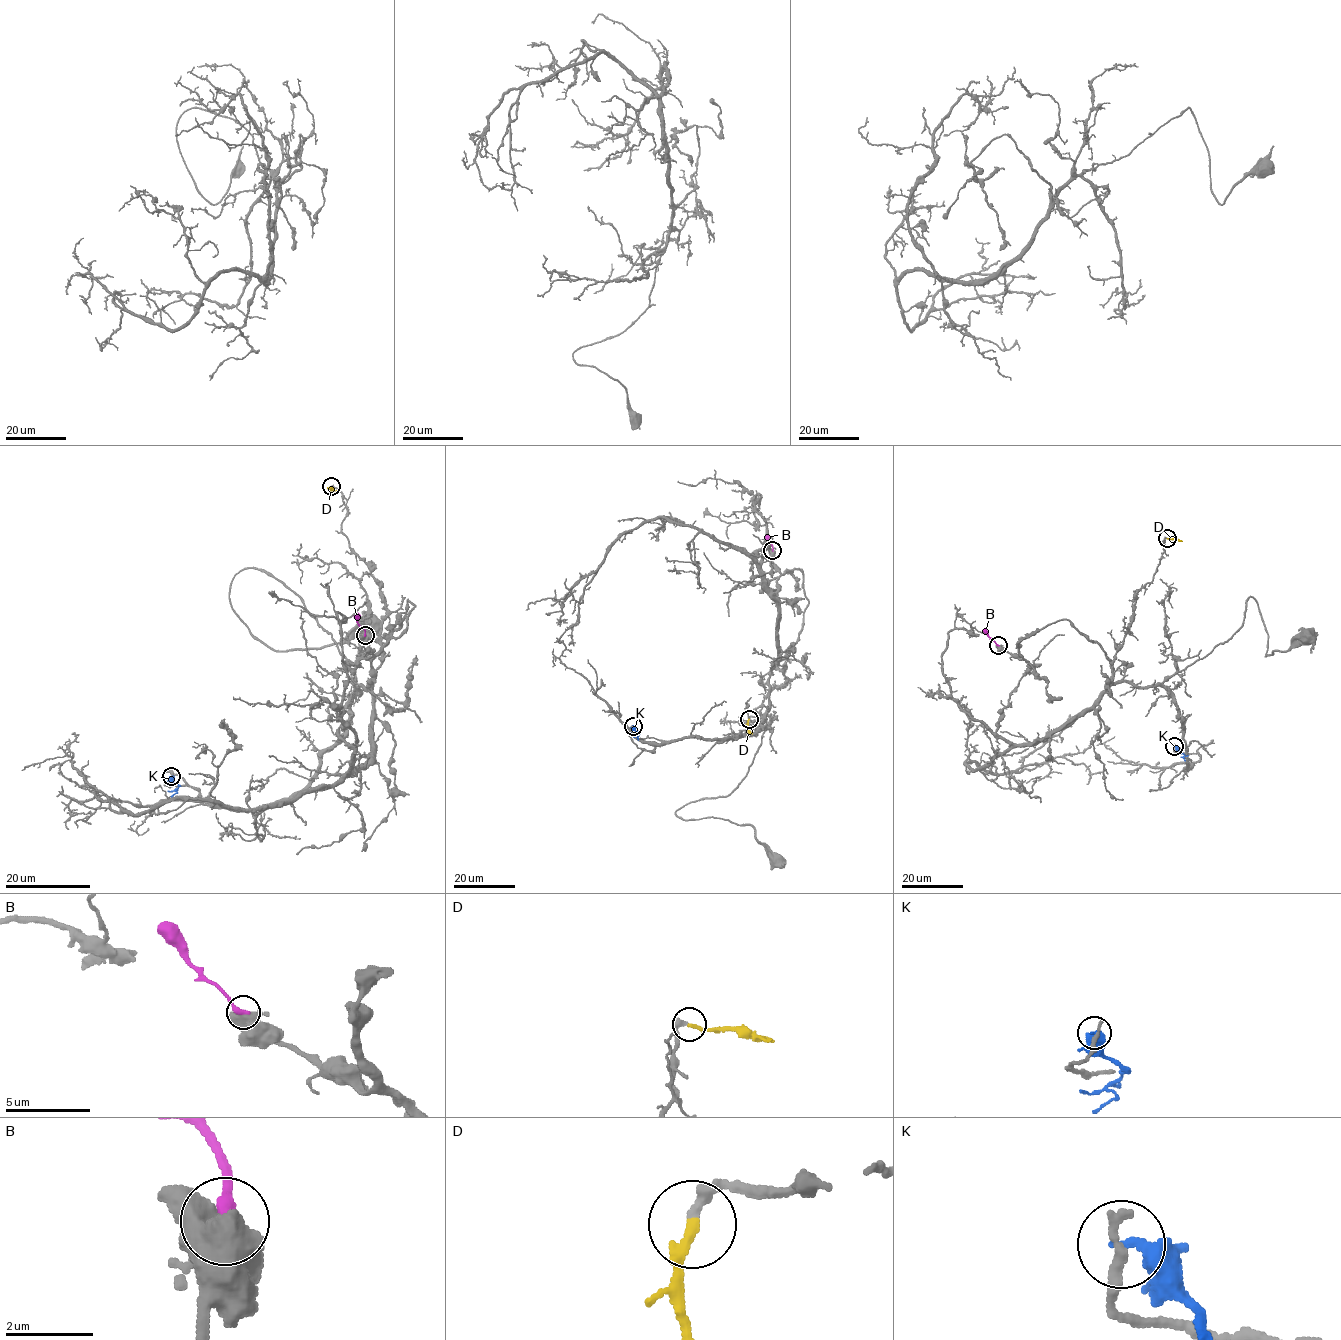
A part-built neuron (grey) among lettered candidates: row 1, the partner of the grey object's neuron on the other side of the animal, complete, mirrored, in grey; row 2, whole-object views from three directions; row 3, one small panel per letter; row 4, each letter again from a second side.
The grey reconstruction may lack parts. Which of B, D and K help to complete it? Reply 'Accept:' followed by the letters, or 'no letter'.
Accept: D

